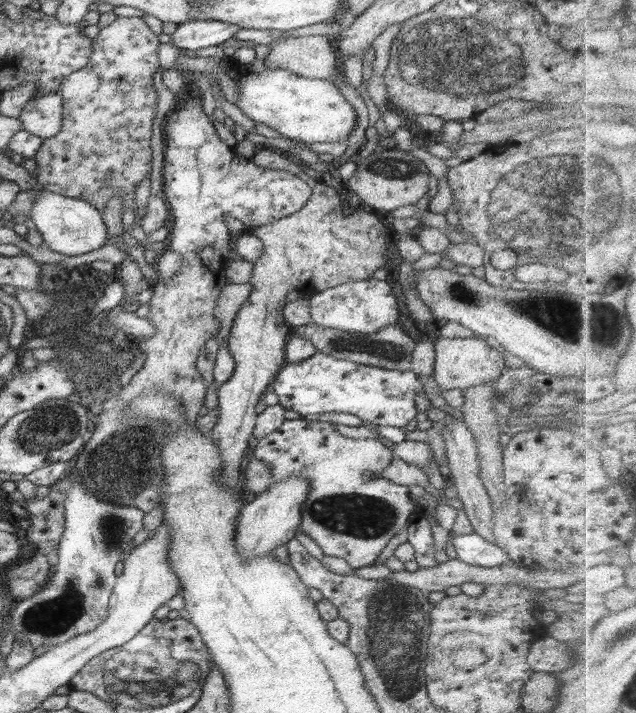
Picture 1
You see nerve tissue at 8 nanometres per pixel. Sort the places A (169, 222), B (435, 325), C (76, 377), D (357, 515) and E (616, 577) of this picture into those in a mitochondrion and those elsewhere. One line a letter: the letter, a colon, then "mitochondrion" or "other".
A: other
B: other
C: other
D: mitochondrion
E: other

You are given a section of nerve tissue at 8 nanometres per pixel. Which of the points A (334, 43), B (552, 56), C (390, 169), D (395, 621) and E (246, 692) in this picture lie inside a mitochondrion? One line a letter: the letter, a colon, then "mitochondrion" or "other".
A: other
B: other
C: mitochondrion
D: mitochondrion
E: other

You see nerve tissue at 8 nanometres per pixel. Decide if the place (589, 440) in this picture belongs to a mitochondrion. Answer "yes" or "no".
no

